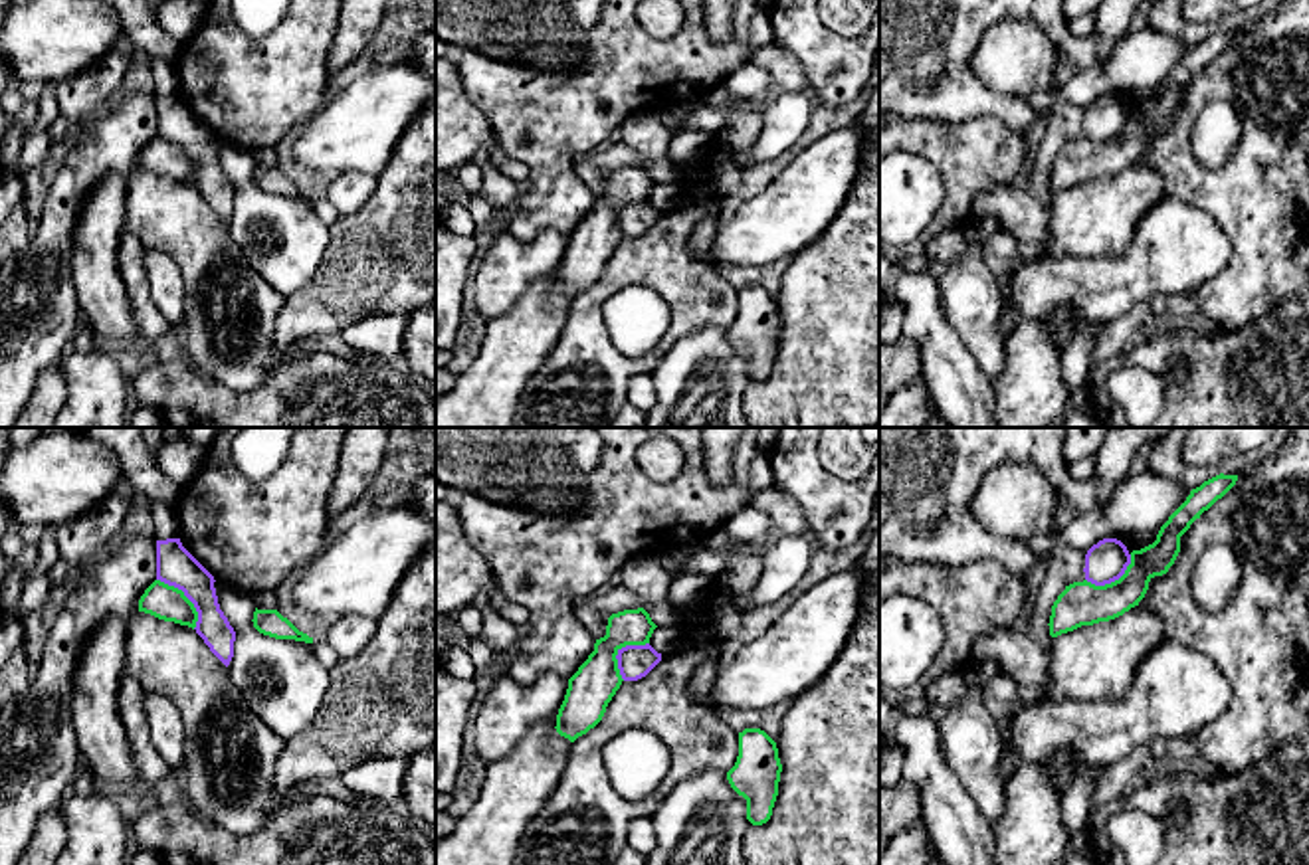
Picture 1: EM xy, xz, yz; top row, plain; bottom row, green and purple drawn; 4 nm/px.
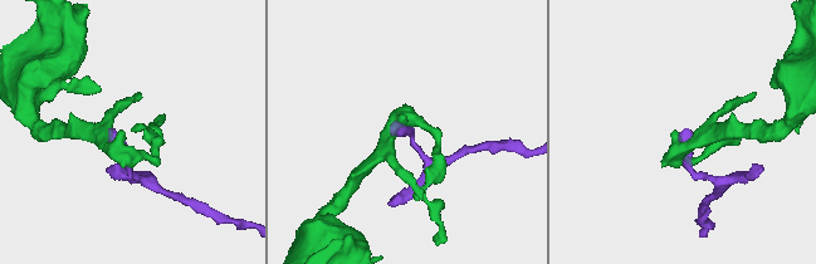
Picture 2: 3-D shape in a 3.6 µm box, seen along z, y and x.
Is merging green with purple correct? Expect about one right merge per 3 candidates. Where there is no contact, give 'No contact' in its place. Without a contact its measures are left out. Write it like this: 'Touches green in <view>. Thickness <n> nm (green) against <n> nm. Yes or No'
Touches green in xy. Thickness 140 nm (green) against 160 nm. No

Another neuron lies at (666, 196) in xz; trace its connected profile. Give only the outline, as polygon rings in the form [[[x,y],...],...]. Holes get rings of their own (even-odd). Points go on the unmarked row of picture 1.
[[[677,180],[677,182],[665,182],[665,184],[655,184],[652,194],[650,194],[650,202],[661,210],[661,212],[667,212],[667,210],[673,210],[679,200],[683,198],[683,184]]]

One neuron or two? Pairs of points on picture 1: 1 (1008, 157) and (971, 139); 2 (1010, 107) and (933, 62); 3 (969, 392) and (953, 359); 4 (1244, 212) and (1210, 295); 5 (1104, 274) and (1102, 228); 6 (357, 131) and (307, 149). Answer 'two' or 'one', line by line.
1: one
2: one
3: one
4: one
5: two
6: one

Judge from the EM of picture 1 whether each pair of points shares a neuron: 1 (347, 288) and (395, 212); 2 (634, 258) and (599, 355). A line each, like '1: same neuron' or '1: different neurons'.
1: same neuron
2: same neuron

